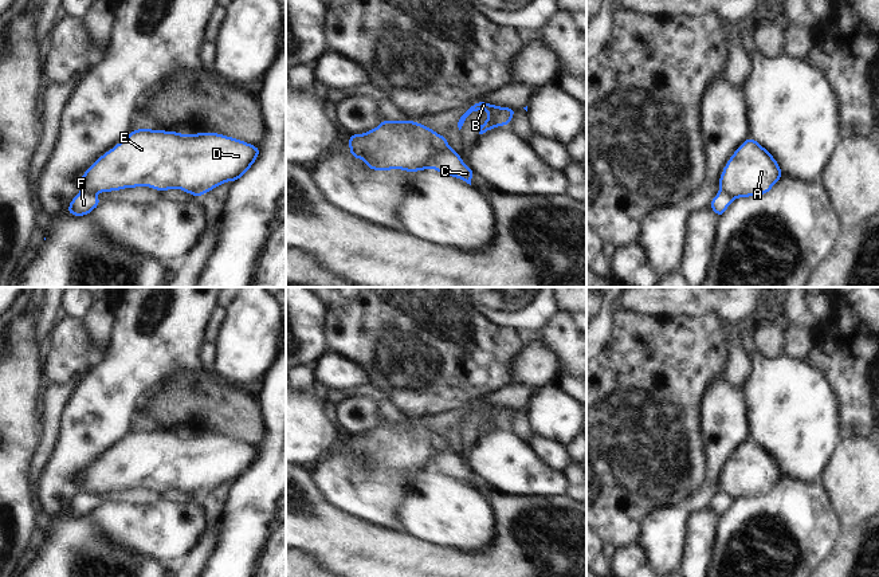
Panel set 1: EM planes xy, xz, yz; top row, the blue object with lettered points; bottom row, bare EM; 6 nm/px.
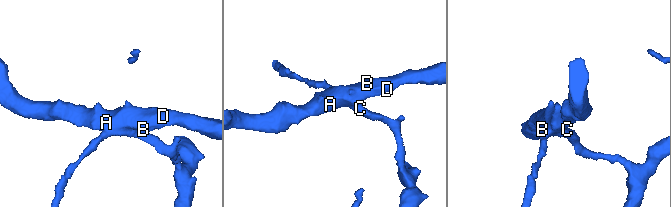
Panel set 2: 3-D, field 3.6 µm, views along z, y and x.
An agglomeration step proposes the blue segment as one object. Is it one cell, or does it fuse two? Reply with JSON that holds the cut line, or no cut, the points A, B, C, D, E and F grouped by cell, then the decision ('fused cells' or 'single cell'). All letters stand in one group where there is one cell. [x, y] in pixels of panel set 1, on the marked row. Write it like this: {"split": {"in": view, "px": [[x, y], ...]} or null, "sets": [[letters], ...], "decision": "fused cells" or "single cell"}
{"split": {"in": "xz", "px": [[450, 148], [440, 152], [430, 167]]}, "sets": [["A", "B", "D", "E"], ["C", "F"]], "decision": "fused cells"}

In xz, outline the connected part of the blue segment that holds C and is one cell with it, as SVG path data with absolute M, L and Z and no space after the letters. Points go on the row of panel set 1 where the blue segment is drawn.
M454 149L444 150L435 156L431 168L436 172L446 173L448 176L456 177L459 180L466 181L471 185L471 180L474 177L472 168L468 168L458 152Z

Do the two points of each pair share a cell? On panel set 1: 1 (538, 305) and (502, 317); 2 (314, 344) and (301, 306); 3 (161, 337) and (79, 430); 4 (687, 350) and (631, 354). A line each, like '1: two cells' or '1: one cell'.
1: one cell
2: one cell
3: one cell
4: one cell

